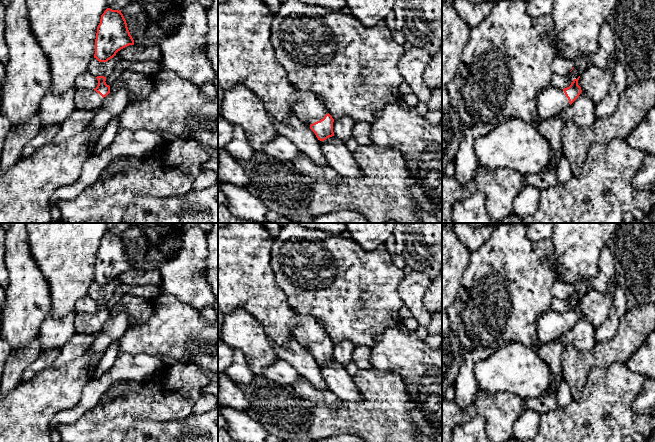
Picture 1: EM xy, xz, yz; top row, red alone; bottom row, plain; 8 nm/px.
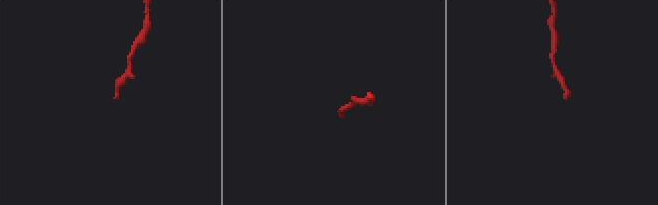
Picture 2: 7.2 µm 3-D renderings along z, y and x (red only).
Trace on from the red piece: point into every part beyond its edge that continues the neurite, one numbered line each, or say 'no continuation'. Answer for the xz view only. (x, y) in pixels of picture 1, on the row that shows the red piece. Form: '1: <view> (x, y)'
1: xz (310, 108)

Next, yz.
1: yz (551, 101)

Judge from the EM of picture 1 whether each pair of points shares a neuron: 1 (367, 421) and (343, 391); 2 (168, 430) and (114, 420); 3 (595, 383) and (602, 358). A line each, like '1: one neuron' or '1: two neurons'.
1: two neurons
2: two neurons
3: two neurons

